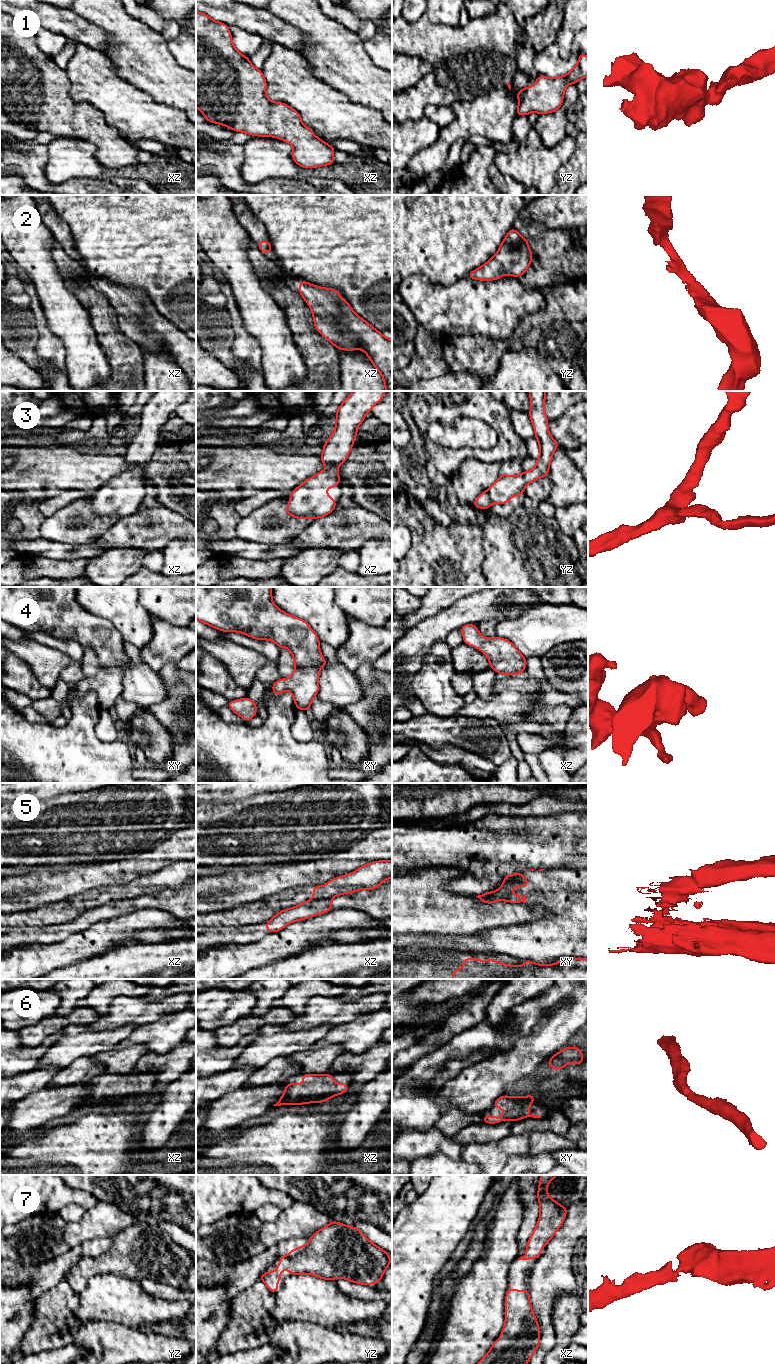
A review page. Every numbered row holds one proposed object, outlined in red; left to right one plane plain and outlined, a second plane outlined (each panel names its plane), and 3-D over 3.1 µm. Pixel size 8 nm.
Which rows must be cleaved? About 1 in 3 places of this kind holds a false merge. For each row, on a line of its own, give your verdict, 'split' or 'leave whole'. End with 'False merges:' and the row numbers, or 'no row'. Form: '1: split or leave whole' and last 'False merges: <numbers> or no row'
1: leave whole
2: leave whole
3: leave whole
4: leave whole
5: split
6: leave whole
7: leave whole
False merges: 5

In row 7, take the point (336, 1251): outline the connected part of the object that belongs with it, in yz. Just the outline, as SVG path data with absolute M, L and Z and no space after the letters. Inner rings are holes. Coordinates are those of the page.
M332 1220L327 1226L312 1234L306 1245L294 1248L287 1256L281 1255L276 1271L264 1272L259 1280L263 1281L272 1293L279 1290L277 1282L284 1280L280 1277L282 1269L288 1270L292 1275L307 1273L324 1280L343 1278L353 1283L369 1285L379 1283L390 1264L390 1255L369 1241L356 1227Z

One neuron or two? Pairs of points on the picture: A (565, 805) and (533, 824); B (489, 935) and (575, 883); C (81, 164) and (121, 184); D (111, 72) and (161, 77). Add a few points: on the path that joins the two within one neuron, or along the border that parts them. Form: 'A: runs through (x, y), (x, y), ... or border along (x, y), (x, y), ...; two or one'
A: border along (524, 815), (549, 816); two
B: runs through (513, 935), (533, 935), (561, 907); one
C: border along (111, 177), (135, 178); two
D: border along (105, 53), (118, 68), (118, 73), (137, 87); two

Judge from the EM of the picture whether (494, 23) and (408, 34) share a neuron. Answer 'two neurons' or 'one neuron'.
one neuron

